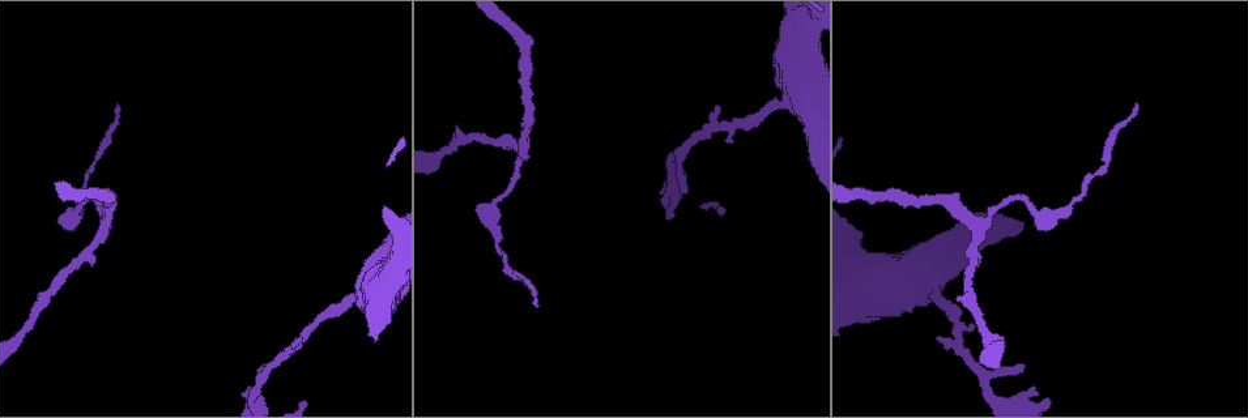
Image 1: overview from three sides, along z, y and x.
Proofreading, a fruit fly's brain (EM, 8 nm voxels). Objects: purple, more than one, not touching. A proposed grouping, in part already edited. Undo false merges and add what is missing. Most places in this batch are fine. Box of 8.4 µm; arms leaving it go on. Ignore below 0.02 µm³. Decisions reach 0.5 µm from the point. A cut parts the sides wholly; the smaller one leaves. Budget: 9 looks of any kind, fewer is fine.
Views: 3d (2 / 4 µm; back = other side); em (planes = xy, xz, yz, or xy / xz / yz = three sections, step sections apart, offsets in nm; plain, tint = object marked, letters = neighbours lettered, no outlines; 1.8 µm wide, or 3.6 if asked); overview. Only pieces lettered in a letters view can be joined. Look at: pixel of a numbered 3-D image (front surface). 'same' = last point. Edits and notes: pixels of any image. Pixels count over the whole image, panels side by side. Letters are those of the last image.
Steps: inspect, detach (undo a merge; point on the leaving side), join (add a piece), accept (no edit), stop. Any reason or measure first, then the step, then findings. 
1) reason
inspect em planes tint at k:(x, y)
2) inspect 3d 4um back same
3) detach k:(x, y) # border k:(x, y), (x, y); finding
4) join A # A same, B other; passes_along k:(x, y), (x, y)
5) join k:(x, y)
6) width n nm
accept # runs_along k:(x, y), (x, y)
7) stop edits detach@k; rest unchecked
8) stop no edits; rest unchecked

branch point
inspect 3d 4um at 1:(525, 152)

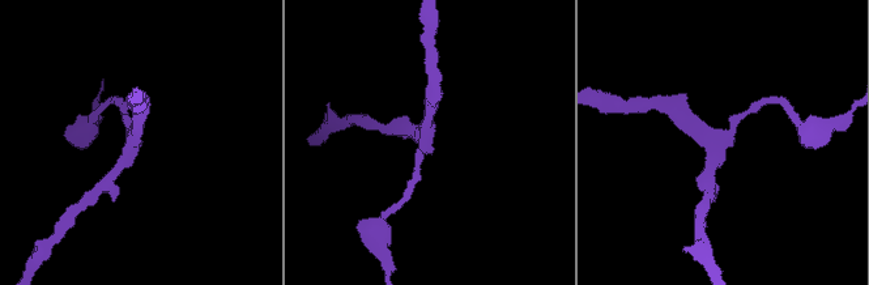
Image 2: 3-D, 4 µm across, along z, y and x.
arms 3
inspect em xz step 8 letters at 2:(425, 140)

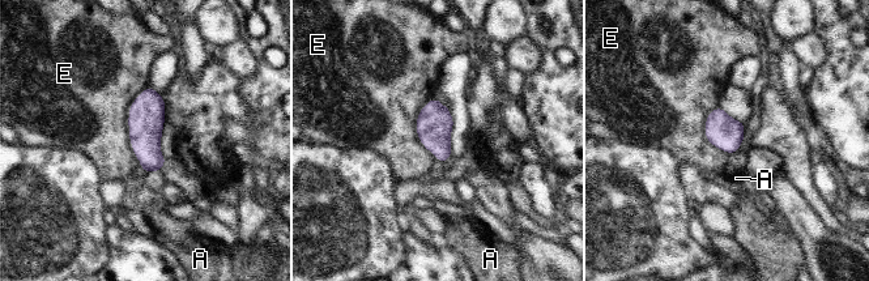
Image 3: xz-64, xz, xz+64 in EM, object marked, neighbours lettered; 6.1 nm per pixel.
width 200 nm
accept # A other, E other; border 3:(149, 86), (128, 118), (141, 170); one neuron here

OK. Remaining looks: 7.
inspect em planes letters at 1:(1023, 365)

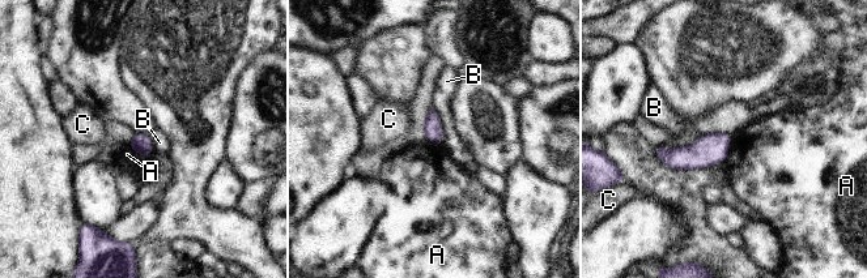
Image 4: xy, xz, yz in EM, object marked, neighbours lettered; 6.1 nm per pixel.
accept # A other, B other, C other; border 4:(128, 144), (143, 155), (151, 153); no lettered piece goes on from it

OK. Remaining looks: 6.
inspect em planes letters at 1:(936, 338)

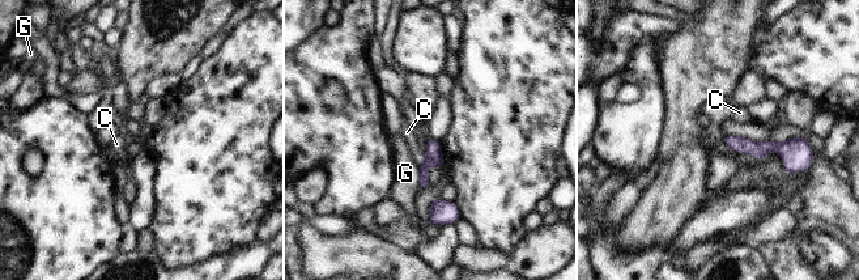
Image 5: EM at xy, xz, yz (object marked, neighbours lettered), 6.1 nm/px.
longest_contact G 140 nm
accept # C other, G other; border 5:(425, 152), (425, 158), (419, 168); no lettered piece goes on from it

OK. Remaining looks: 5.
an open end
inspect em planes letters at 1:(536, 303)

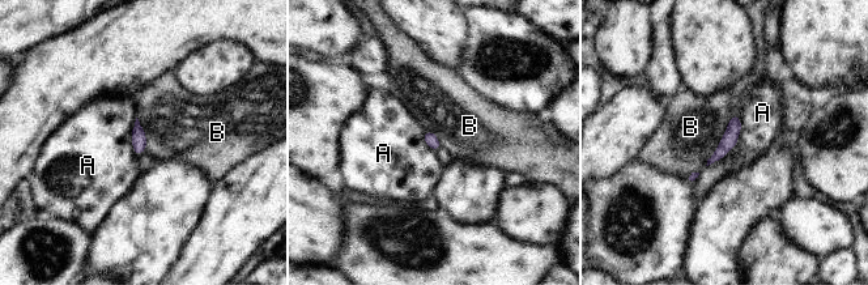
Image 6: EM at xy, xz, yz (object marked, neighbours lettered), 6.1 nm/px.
accept # A other, B other; runs_along 6:(735, 119), (727, 144), (715, 157); none of them fits

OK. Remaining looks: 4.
stop no edits; rest unchecked

